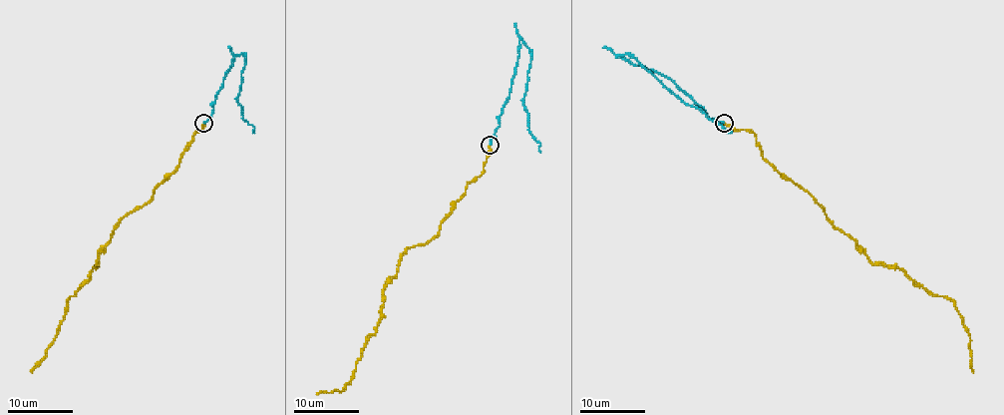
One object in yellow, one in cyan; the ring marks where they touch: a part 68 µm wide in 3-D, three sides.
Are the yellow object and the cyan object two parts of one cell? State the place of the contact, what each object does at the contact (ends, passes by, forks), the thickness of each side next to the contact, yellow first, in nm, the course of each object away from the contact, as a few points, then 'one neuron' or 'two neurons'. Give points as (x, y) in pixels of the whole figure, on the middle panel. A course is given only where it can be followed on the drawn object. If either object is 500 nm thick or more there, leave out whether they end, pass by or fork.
(490, 145) | yellow ends | cyan ends | 240/220 nm | yellow via (490, 144), (483, 172), (439, 232), (400, 260), (354, 378), (341, 391), (318, 394) | cyan via (490, 144), (509, 90), (520, 39), (530, 56), (523, 105), (528, 131), (540, 144), (540, 153) | two neurons

